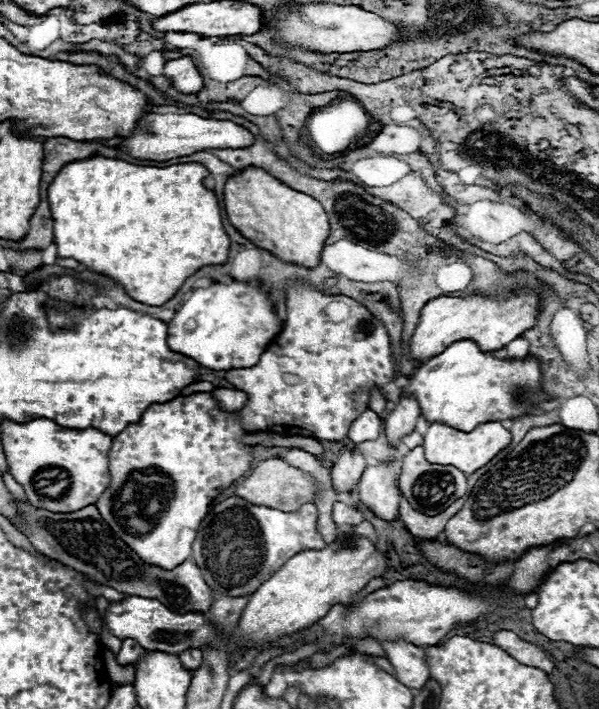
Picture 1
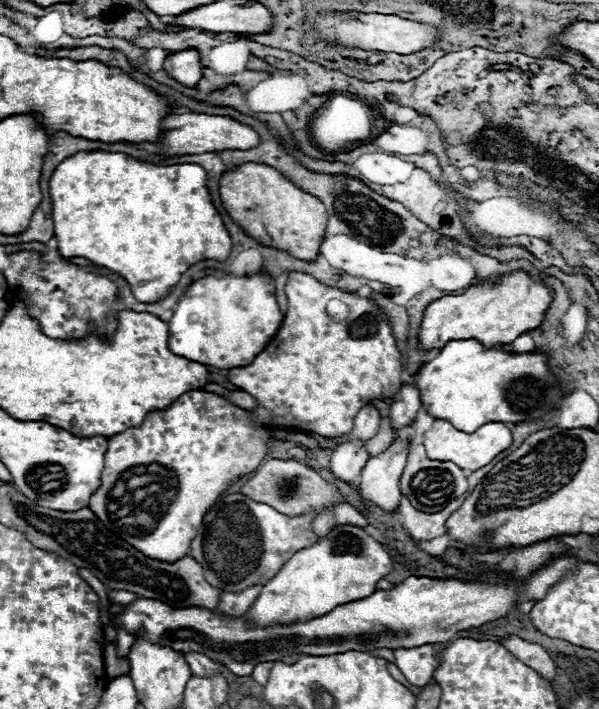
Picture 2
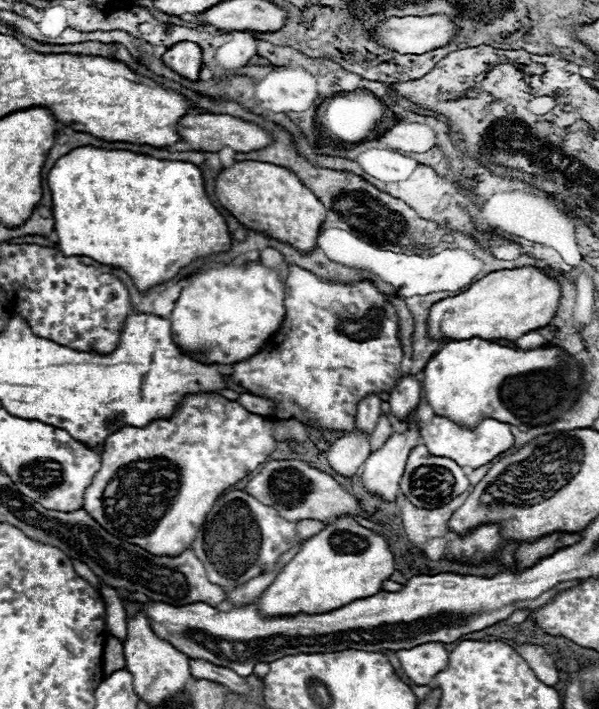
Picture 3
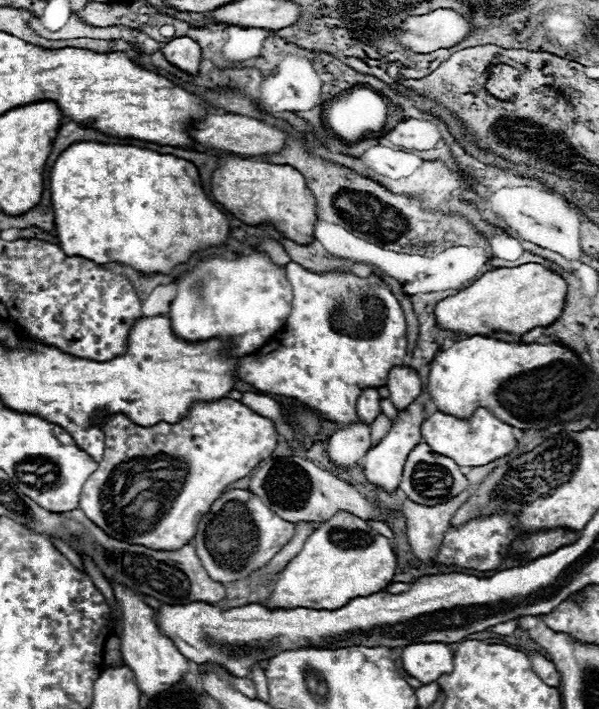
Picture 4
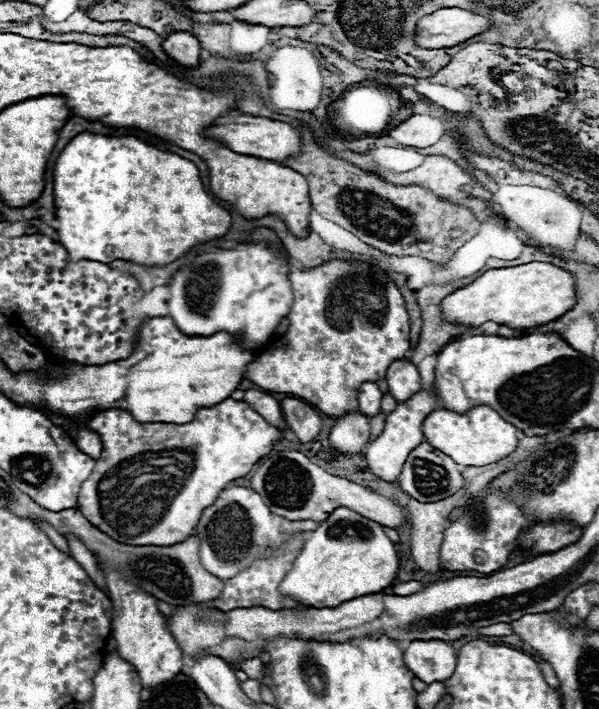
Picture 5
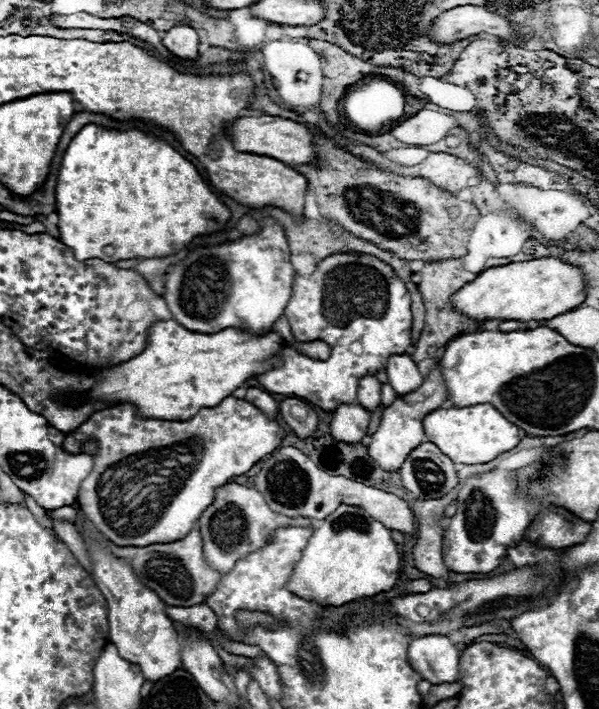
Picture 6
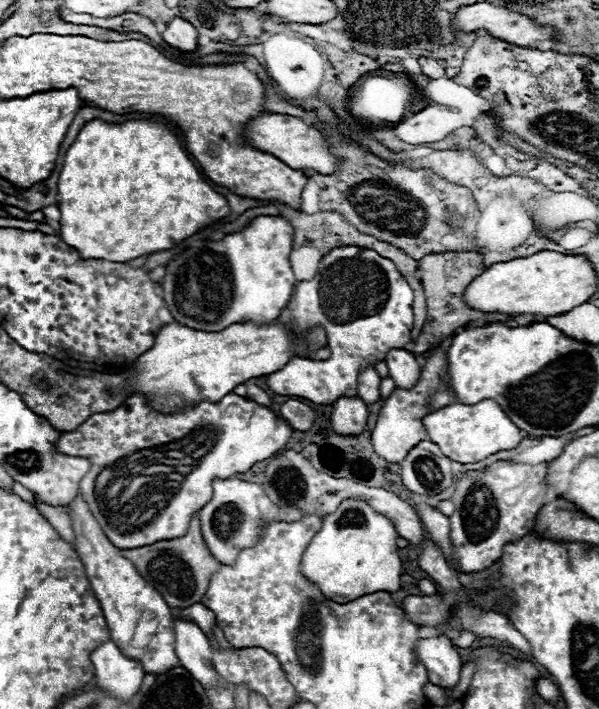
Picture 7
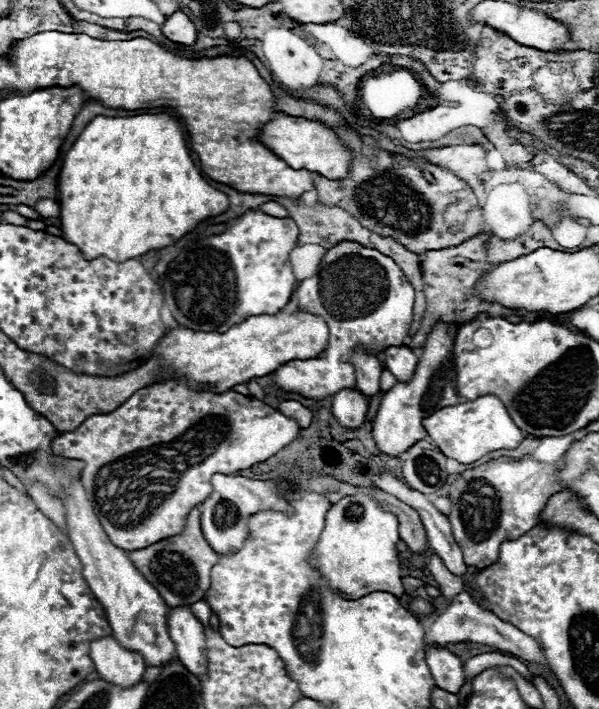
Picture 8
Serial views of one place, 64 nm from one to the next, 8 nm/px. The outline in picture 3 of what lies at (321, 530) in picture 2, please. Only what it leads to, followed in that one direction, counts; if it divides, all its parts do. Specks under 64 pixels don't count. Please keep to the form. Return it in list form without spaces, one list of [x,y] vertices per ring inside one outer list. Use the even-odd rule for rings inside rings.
[[[302,520],[302,522],[298,524],[300,538],[302,538],[302,540],[306,540],[306,538],[310,538],[310,536],[318,534],[320,530],[324,530],[324,528],[326,528],[326,524],[328,524],[328,522],[320,522],[320,520]]]

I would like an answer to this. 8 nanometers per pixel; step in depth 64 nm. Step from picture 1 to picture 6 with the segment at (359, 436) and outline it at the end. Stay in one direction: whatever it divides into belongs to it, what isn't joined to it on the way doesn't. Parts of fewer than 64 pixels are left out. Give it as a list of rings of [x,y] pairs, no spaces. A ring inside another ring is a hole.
[[[366,376],[366,378],[360,380],[358,402],[368,412],[372,412],[380,406],[380,382],[376,380],[376,376]]]

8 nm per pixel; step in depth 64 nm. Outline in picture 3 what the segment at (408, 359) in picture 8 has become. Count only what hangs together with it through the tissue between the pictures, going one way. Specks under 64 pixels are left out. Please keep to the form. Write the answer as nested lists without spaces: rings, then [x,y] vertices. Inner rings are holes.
[[[402,376],[396,388],[390,392],[390,410],[398,420],[406,420],[420,404],[422,386],[412,376]]]

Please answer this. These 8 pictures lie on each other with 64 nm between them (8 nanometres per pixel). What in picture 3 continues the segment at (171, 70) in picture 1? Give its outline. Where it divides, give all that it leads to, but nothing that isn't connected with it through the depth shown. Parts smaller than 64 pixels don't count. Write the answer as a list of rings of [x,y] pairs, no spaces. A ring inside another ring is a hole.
[[[180,42],[172,48],[168,48],[166,54],[162,56],[162,60],[170,70],[180,74],[182,78],[196,82],[200,76],[202,52],[194,42]]]

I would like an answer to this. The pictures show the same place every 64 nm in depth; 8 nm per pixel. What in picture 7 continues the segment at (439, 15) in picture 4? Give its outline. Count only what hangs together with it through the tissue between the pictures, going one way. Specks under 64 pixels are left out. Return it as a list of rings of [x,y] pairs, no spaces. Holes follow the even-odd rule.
[[[490,2],[460,8],[454,14],[452,24],[456,24],[464,32],[476,32],[484,28],[492,36],[516,46],[530,46],[534,42],[552,38],[550,28],[542,28],[534,24],[530,18],[524,18],[506,8],[498,8]]]

